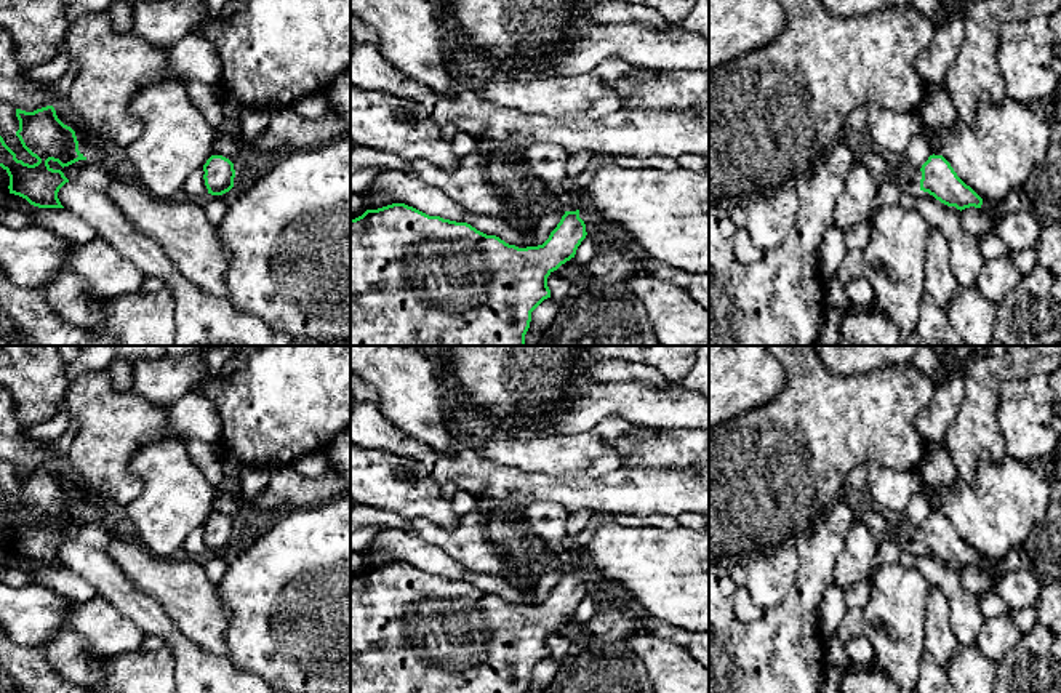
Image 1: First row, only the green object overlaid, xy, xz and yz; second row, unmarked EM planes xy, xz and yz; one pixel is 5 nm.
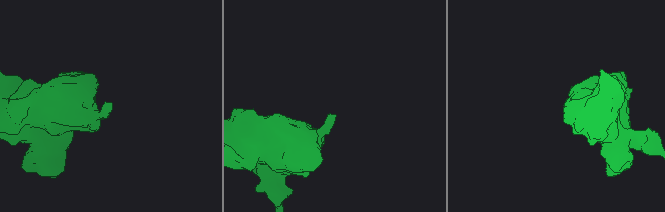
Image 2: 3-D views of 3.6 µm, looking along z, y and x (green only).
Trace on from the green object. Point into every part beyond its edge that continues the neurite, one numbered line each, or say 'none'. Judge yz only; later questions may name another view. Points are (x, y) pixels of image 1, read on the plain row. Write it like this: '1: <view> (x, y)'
1: yz (908, 535)

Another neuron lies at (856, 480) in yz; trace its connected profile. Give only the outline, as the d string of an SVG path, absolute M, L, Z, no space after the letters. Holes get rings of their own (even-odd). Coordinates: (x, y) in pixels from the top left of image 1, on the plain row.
M863 464L855 466L845 480L845 490L866 491L867 469Z

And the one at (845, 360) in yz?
M813 346L823 365L839 375L869 373L885 365L909 365L923 346Z

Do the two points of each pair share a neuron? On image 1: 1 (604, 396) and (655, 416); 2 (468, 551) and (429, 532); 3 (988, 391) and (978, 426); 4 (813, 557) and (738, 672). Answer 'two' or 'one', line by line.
1: one
2: one
3: one
4: one

